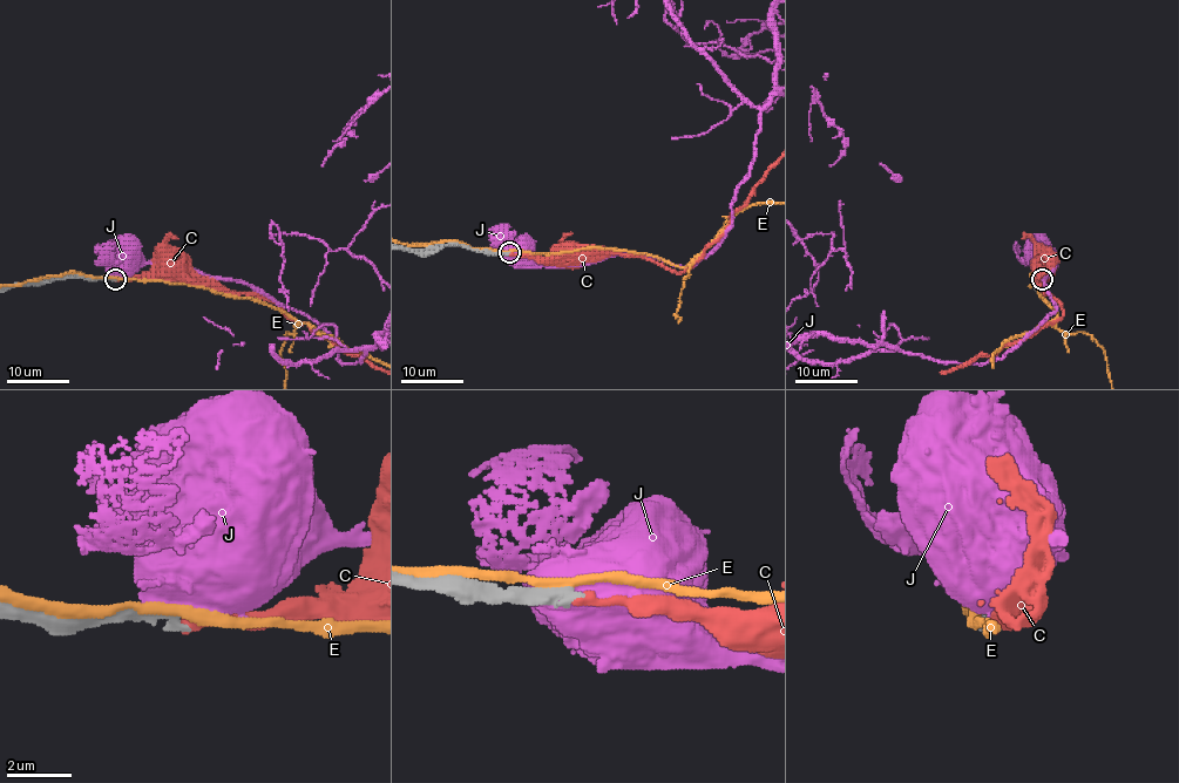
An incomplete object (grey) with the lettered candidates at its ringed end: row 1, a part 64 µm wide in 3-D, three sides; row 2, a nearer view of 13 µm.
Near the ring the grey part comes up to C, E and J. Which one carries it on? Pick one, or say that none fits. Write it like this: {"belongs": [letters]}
{"belongs": []}

